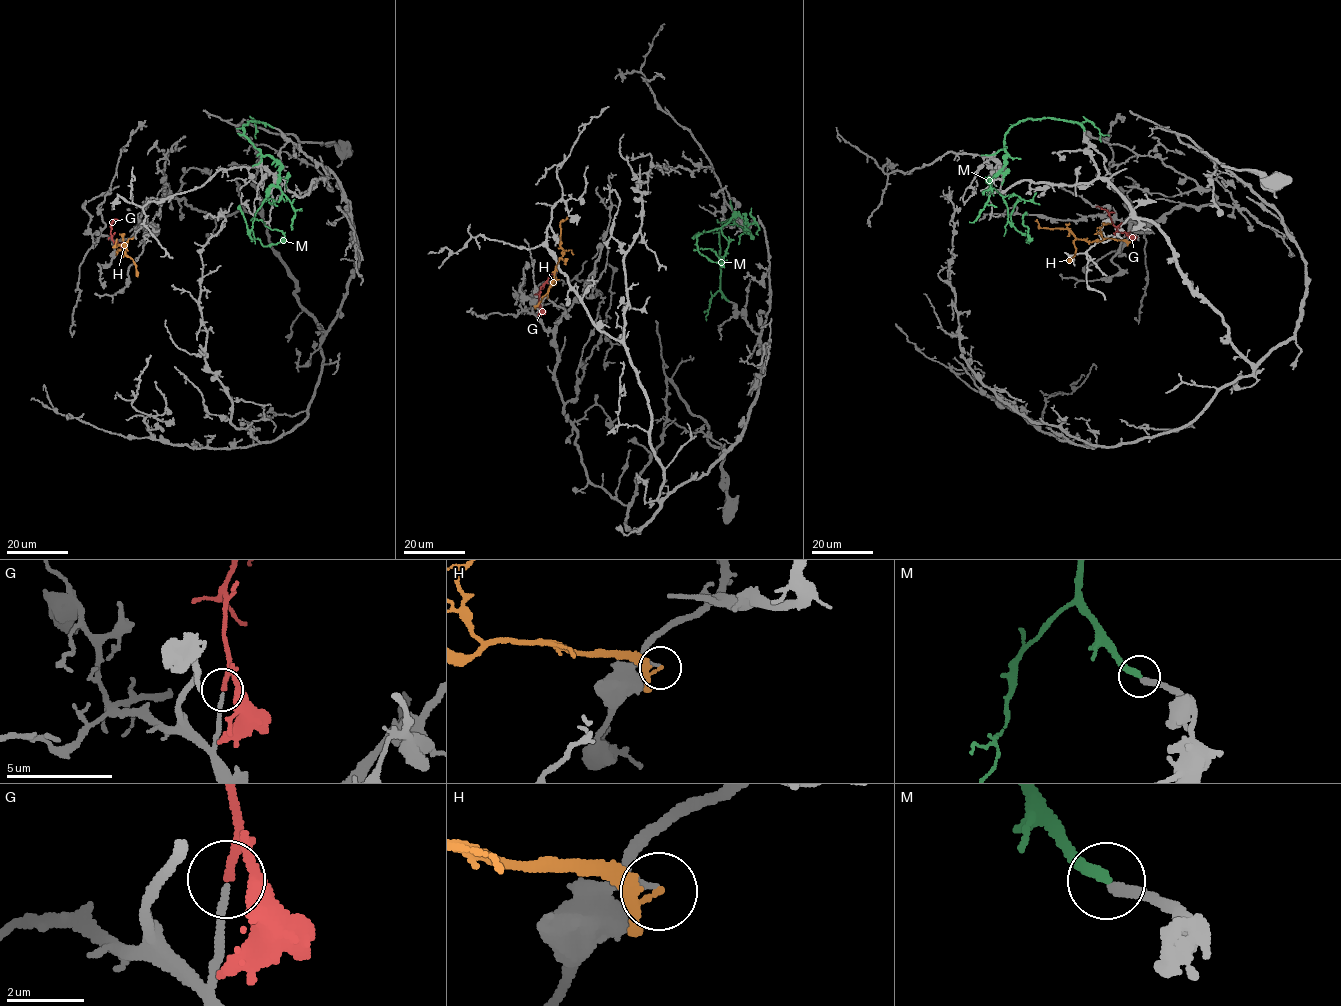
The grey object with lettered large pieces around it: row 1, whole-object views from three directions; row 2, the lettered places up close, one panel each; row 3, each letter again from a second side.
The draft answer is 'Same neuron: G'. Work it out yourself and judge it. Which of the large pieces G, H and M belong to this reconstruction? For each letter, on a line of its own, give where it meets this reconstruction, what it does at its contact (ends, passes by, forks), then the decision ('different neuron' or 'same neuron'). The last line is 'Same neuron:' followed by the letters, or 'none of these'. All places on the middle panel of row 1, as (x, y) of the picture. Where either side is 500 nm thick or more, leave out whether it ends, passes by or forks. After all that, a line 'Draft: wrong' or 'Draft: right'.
G: contact (538, 307); it ends; same neuron
H: contact (535, 308); it passes by; different neuron
M: contact (728, 301); it ends; different neuron
Same neuron: G
Draft: right

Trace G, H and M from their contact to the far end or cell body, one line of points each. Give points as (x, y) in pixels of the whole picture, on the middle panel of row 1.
G: (539, 307), (540, 289), (555, 273)
H: (535, 307), (547, 292), (562, 257), (559, 223), (567, 216)
M: (729, 301), (719, 232), (728, 221), (749, 231), (744, 219), (697, 237), (700, 253), (725, 262), (699, 249)

